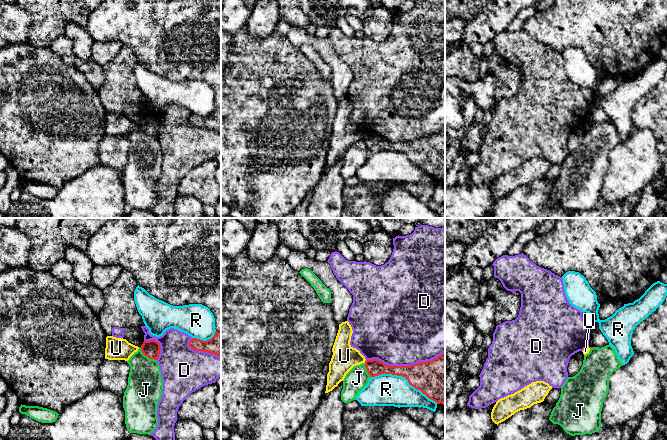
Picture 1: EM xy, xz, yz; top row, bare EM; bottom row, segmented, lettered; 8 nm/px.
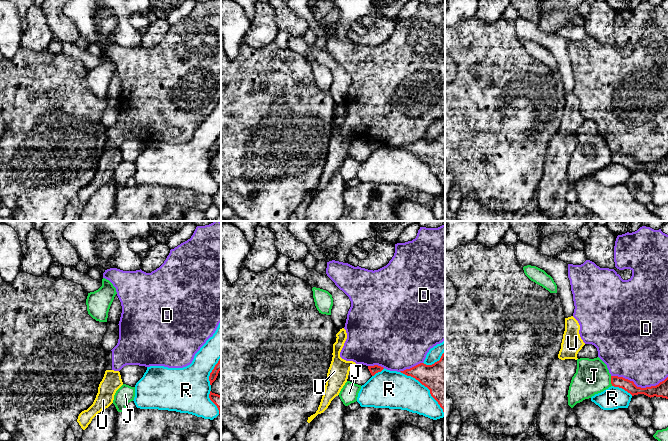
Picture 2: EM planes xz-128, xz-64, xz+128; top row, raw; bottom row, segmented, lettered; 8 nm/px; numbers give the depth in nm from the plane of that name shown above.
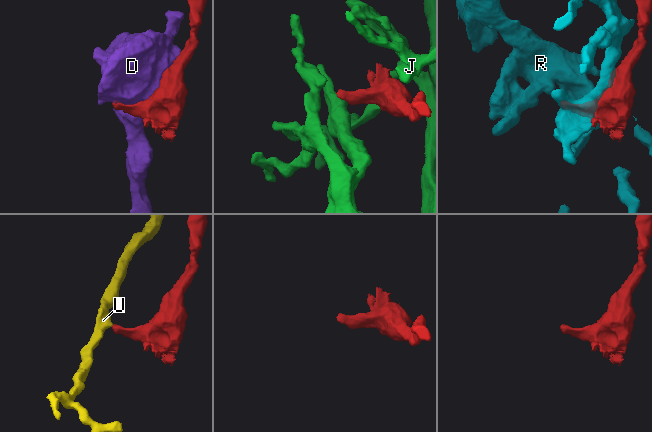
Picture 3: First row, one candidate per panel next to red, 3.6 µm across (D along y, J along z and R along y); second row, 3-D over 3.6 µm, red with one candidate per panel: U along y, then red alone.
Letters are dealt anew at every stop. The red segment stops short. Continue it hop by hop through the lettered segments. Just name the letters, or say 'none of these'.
none of these

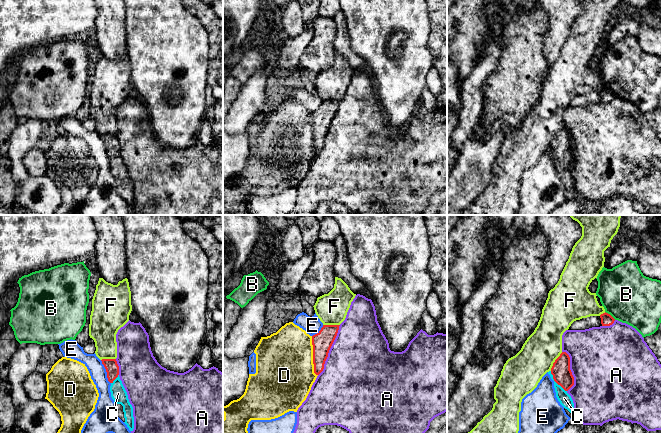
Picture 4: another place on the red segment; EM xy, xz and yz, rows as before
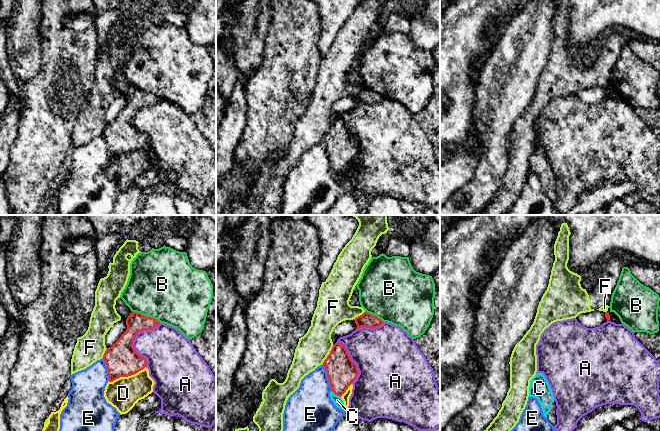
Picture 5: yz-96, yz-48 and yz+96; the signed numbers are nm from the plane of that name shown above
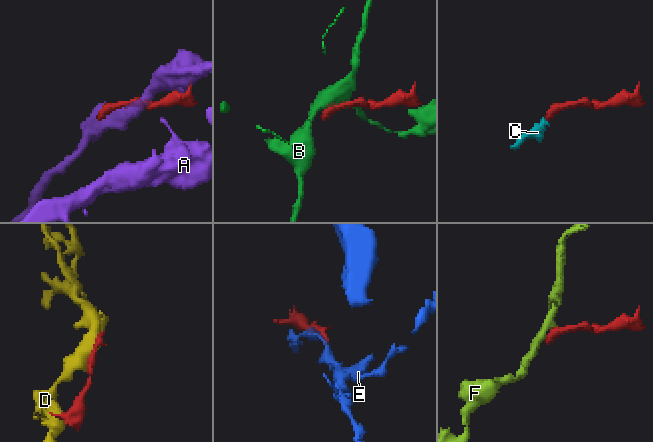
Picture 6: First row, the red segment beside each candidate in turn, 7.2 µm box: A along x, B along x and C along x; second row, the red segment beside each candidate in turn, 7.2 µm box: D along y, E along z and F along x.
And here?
C

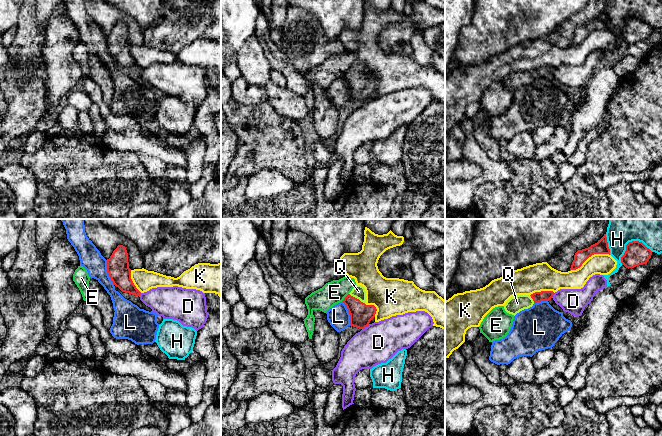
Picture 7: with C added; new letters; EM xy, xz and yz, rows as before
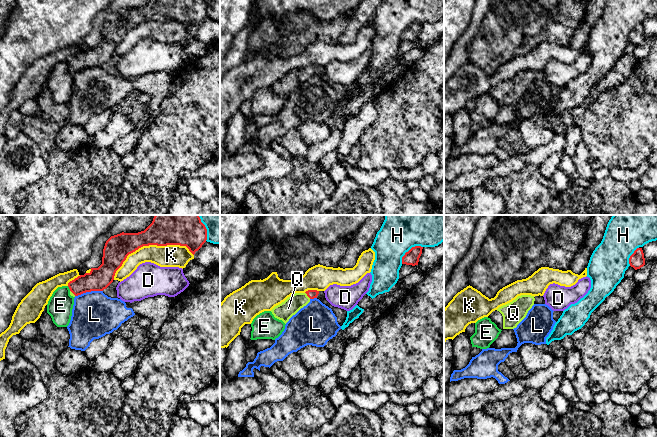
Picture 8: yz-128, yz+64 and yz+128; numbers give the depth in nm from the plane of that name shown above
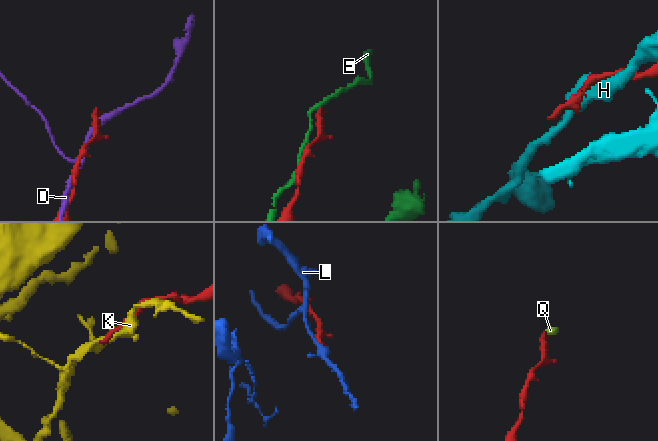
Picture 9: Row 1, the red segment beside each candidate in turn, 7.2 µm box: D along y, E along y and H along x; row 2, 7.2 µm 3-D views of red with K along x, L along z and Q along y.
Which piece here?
Q

